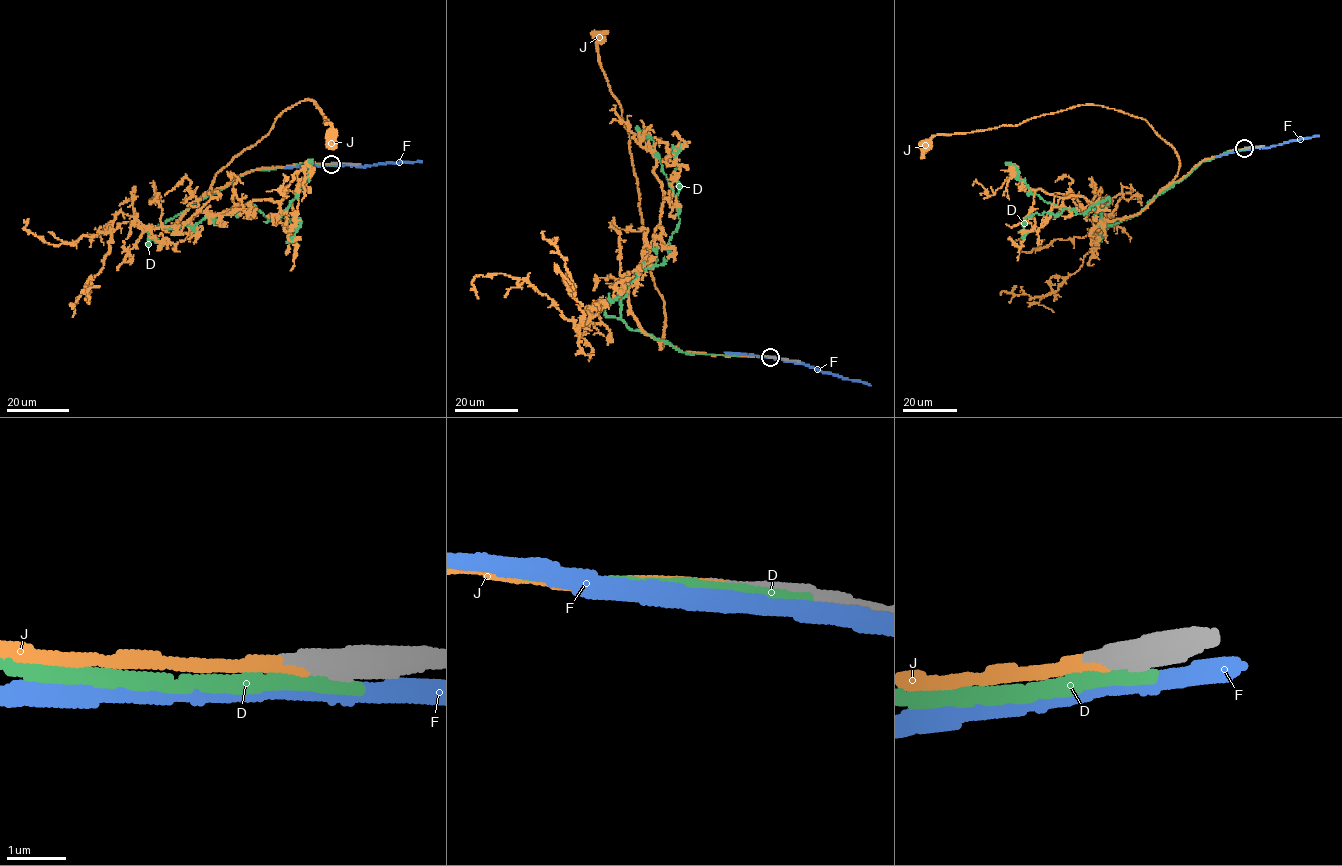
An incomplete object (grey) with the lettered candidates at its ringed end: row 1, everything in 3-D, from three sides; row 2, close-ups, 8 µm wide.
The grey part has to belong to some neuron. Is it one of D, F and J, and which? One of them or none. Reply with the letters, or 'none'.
J

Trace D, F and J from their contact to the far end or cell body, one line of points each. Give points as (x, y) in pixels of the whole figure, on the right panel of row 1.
D: (1246, 149), (1203, 160), (1137, 214), (1105, 224), (1108, 198), (1076, 214), (1033, 193), (1004, 162)
F: (1248, 149), (1319, 135)
J: (1245, 148), (1201, 161), (1167, 186), (1180, 167), (1171, 145), (1143, 119), (1088, 104), (936, 134), (925, 145)

